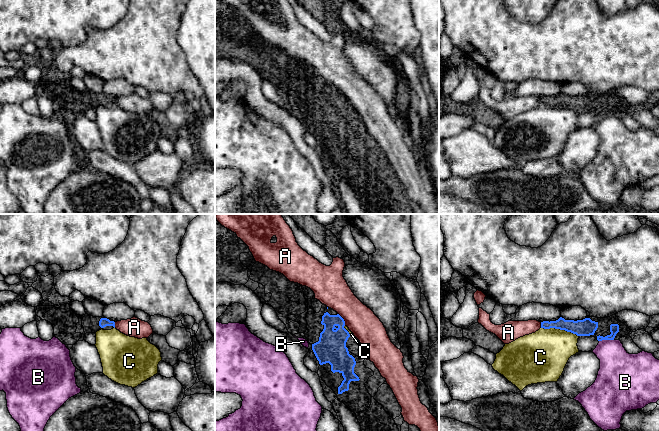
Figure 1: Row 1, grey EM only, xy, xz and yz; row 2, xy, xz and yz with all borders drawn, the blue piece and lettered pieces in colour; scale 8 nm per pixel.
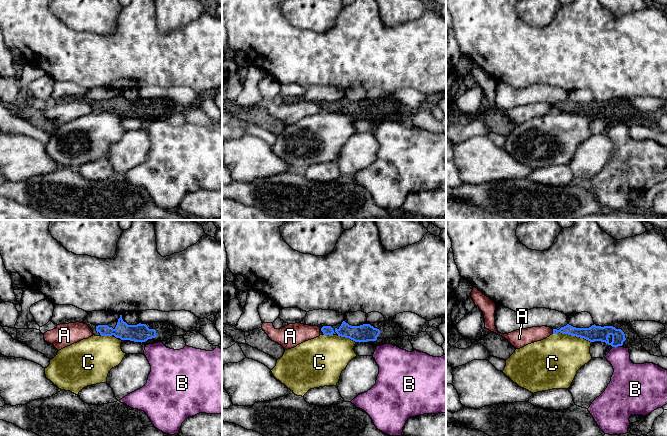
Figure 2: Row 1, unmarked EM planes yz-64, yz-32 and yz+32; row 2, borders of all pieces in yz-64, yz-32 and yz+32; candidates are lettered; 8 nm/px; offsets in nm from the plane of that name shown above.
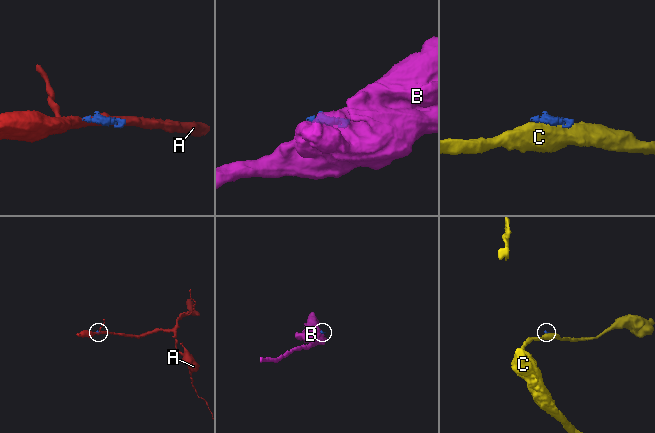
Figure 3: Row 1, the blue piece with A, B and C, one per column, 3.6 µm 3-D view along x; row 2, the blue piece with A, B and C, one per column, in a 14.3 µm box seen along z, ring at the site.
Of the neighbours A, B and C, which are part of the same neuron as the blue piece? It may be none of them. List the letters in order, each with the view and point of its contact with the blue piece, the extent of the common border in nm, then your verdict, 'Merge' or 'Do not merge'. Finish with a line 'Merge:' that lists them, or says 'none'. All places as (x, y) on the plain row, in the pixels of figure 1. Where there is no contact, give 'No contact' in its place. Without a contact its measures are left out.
A: Touches blue at xz (343, 95). Shared border 120 nm. Do not merge
B: Touches blue at yz (606, 115). Shared border 120 nm. Do not merge
C: Touches blue at yz (560, 105). Shared border 320 nm. Do not merge
Merge: none

